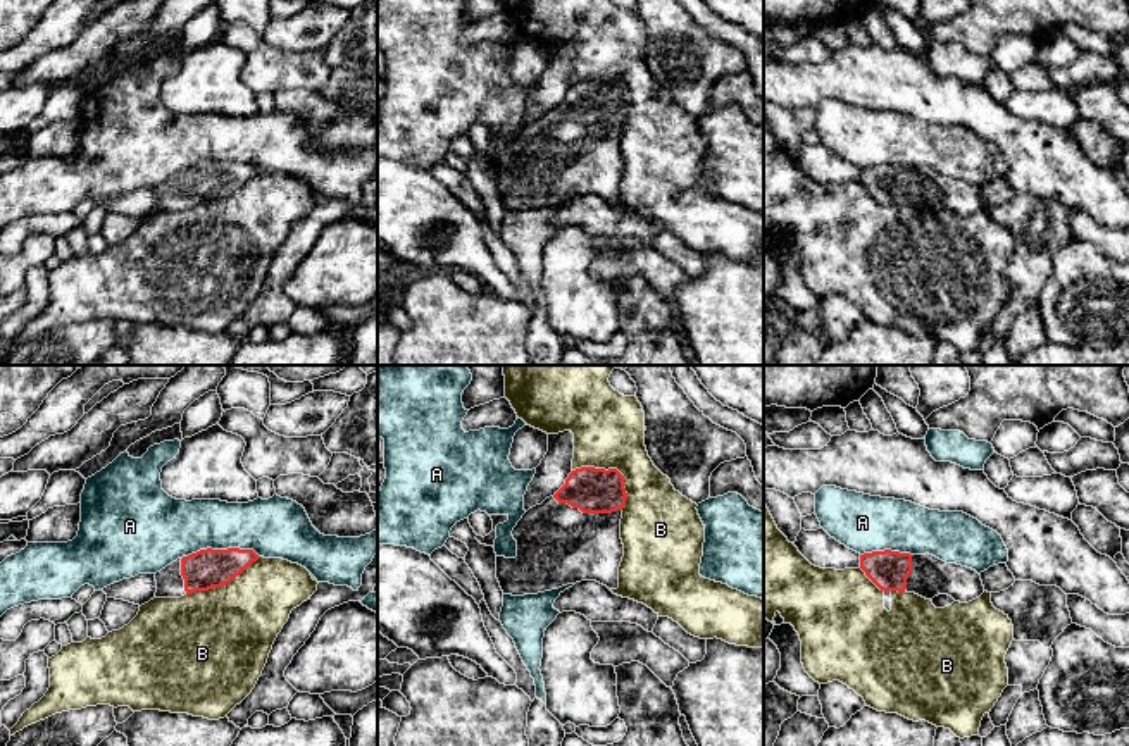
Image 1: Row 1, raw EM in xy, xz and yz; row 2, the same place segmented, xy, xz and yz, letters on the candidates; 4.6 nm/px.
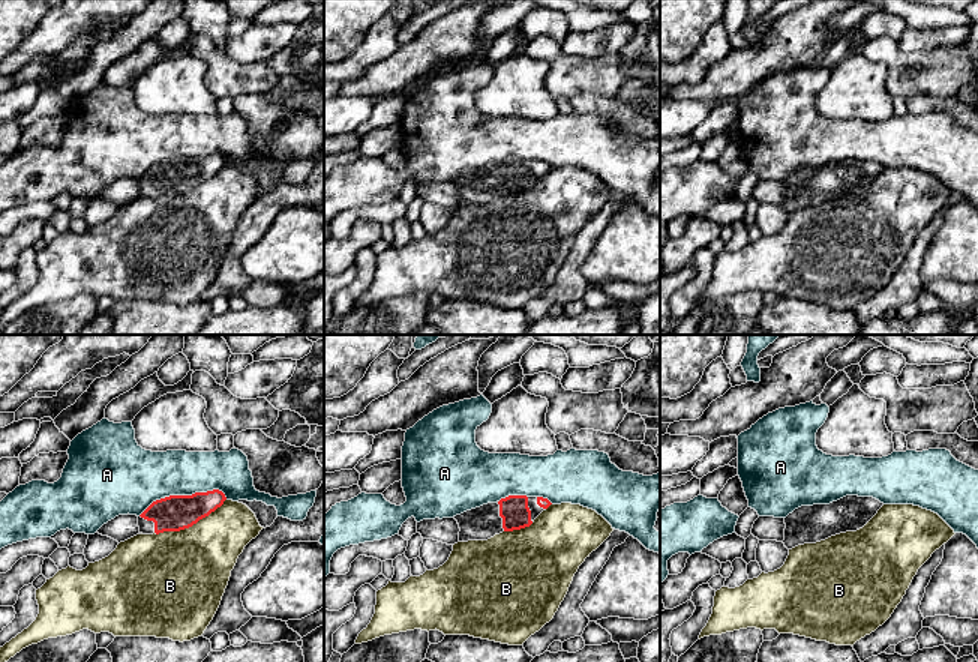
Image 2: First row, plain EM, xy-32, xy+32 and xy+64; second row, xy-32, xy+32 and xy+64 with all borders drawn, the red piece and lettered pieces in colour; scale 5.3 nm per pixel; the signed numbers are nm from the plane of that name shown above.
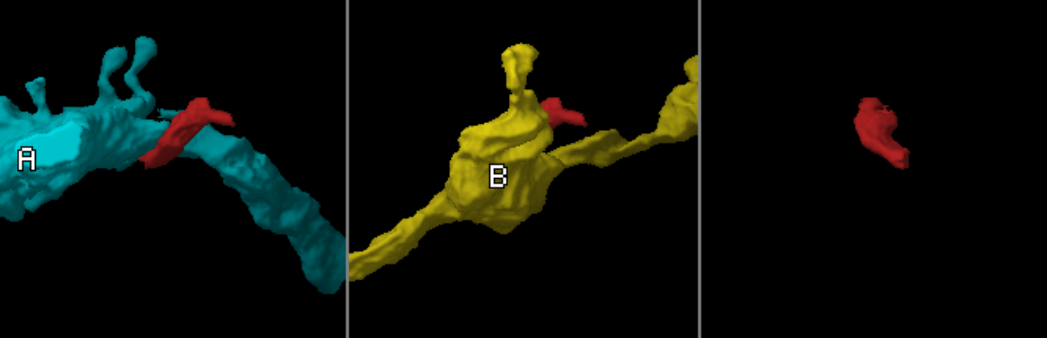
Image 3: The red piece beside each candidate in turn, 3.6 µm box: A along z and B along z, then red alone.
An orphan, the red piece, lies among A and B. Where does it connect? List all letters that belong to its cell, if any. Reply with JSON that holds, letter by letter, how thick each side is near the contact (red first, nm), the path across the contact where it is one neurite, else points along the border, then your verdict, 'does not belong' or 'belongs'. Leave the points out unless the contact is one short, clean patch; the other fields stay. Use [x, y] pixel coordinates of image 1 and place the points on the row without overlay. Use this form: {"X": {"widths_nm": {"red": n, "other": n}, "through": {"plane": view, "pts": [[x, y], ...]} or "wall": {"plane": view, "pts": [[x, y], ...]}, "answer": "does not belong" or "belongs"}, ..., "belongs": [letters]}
{"A": {"widths_nm": {"red": 190, "other": 280}, "answer": "does not belong"}, "B": {"widths_nm": {"red": 220, "other": 340}, "answer": "does not belong"}, "belongs": []}

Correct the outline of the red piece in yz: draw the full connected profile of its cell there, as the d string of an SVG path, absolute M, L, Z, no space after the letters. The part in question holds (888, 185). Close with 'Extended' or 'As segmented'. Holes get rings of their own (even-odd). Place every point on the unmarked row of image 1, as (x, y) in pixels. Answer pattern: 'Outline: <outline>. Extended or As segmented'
Outline: M891 164L864 167L860 183L881 205L907 205L926 214L948 208L960 217L969 217L984 207L976 184L946 177L929 167L910 169Z. Extended

